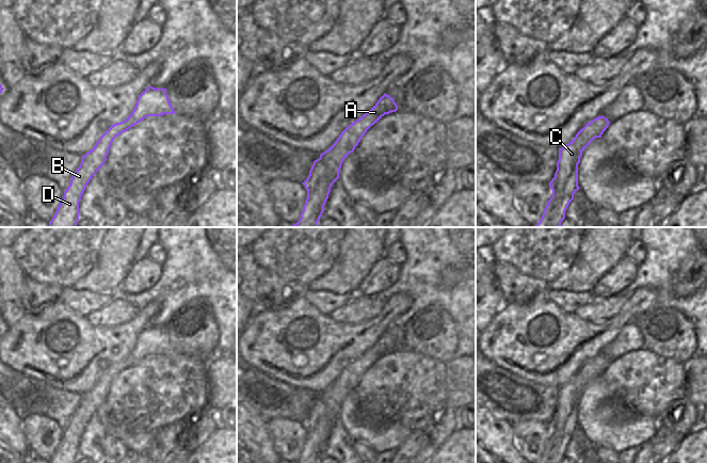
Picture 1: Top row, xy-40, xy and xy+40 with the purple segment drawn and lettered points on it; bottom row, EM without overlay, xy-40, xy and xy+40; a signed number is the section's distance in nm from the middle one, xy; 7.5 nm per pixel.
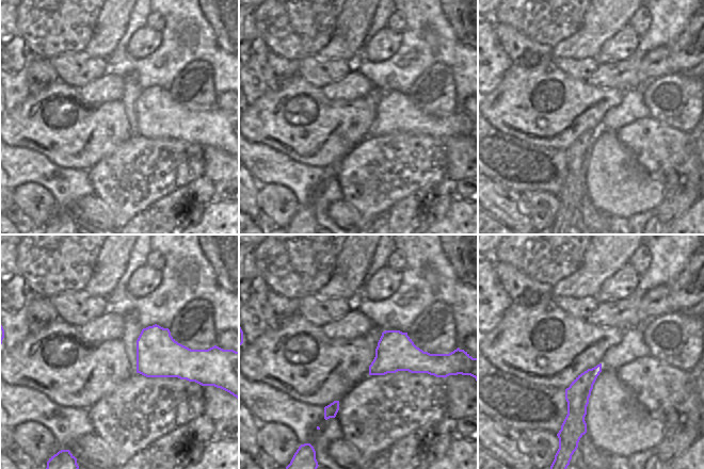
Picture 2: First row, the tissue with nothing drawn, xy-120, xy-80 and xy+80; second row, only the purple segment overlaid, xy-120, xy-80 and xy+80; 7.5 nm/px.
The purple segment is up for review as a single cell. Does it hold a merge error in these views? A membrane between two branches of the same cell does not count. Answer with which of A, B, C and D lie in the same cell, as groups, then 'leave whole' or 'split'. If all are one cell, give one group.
A / B C D | split

